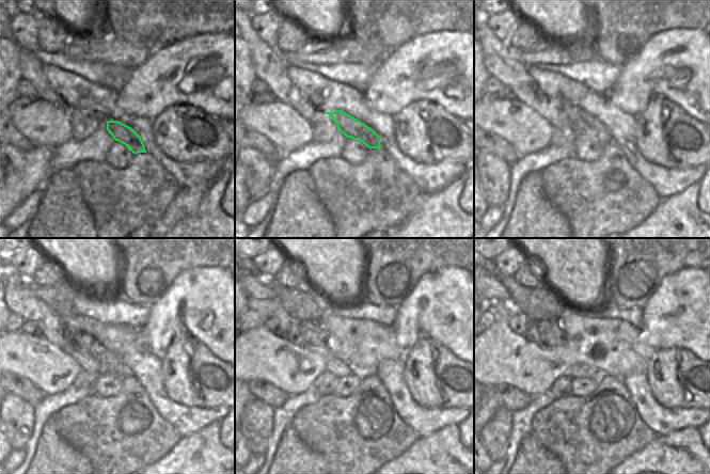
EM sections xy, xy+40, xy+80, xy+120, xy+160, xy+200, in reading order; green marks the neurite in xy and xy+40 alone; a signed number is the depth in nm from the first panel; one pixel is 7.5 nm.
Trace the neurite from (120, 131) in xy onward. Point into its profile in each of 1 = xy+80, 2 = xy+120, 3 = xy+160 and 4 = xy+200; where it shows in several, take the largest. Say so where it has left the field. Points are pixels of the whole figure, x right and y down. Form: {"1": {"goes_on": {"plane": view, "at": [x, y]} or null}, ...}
{"1": {"goes_on": {"plane": "xy+80", "at": [584, 125]}}, "2": {"goes_on": {"plane": "xy+120", "at": [110, 364]}}, "3": {"goes_on": {"plane": "xy+160", "at": [302, 332]}}, "4": {"goes_on": {"plane": "xy+200", "at": [548, 332]}}}

